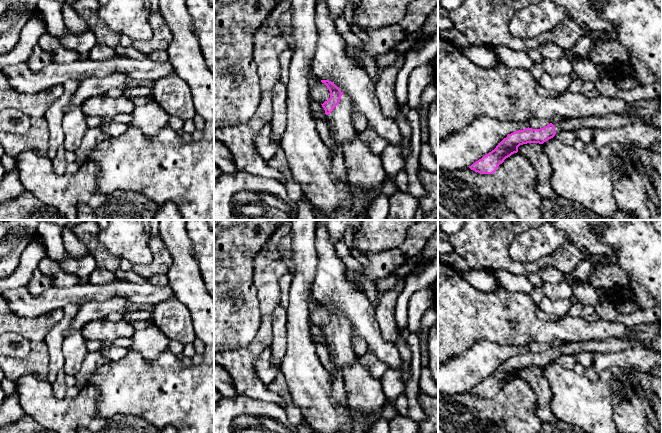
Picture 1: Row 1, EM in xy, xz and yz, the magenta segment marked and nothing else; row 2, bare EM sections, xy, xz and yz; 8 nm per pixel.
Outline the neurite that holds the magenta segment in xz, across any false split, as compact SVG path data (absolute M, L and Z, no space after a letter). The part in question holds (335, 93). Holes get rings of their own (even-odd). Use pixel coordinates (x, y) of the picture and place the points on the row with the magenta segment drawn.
M321 80L330 91L330 98L322 107L328 116L331 137L335 143L332 152L332 175L340 180L347 179L344 142L351 140L356 132L352 123L351 102L347 95L329 80Z

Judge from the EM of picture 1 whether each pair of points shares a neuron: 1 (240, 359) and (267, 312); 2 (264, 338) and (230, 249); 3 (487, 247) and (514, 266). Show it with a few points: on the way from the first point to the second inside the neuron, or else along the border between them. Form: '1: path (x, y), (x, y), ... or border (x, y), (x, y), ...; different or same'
1: path (252, 350), (263, 339), (266, 324); same
2: border (259, 303), (260, 326), (254, 338), (247, 346); different
3: path (494, 254), (507, 263); same

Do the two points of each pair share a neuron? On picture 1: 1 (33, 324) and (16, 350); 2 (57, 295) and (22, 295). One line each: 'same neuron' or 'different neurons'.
1: different neurons
2: same neuron

